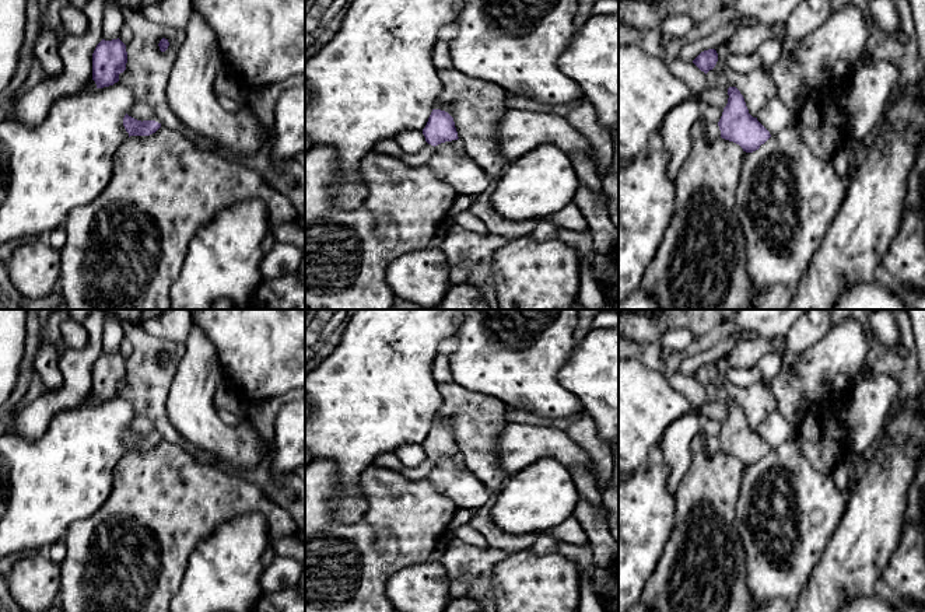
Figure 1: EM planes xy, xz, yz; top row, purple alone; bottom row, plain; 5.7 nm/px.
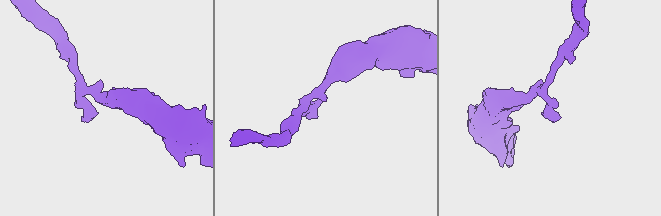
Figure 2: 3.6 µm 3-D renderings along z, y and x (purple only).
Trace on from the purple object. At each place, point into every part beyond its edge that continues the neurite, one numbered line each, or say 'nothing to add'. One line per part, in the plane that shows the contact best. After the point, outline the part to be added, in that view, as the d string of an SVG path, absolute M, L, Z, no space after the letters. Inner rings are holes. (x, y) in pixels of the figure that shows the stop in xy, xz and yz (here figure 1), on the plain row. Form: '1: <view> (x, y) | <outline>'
nothing to add

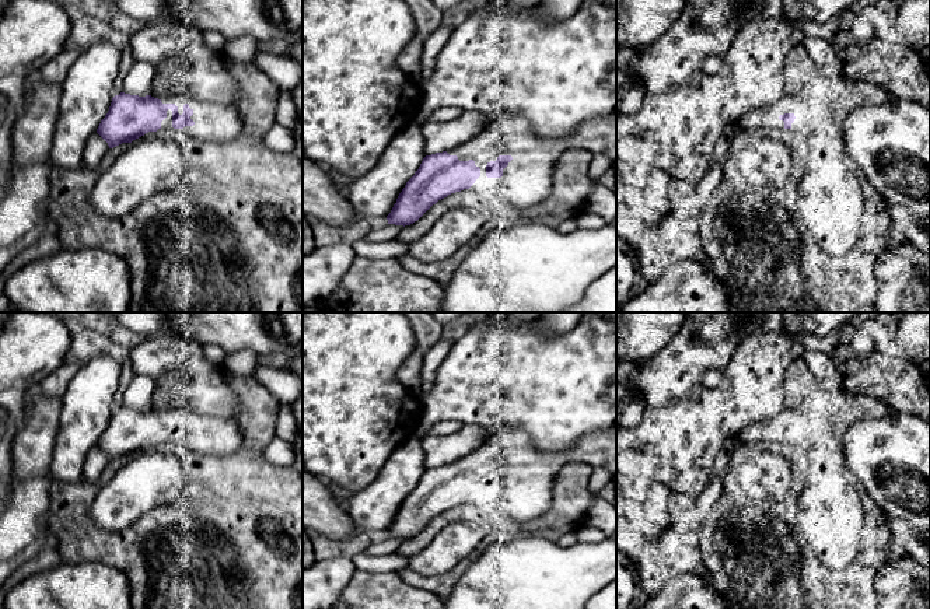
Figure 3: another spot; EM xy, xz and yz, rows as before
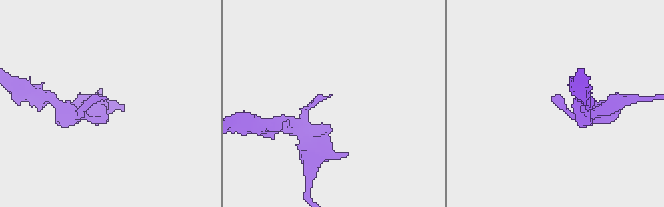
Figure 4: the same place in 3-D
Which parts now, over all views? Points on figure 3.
1: xy (213, 436) | M186 407L162 410L161 416L175 417L179 428L183 427L183 419L188 417L193 424L190 433L195 438L185 440L183 444L202 455L228 456L242 445L242 434L235 420L202 416Z

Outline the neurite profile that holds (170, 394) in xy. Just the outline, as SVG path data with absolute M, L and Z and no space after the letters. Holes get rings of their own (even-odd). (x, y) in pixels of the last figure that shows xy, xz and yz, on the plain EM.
M181 371L167 374L154 391L151 403L165 409L176 409L185 405L185 378Z

